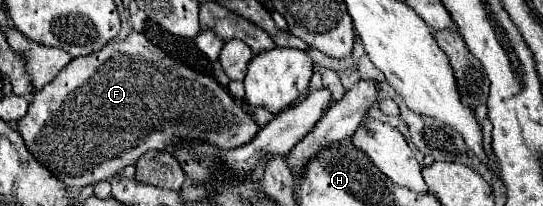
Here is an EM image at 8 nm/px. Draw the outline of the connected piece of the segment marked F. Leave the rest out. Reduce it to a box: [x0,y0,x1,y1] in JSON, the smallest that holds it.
[17,31,259,189]

